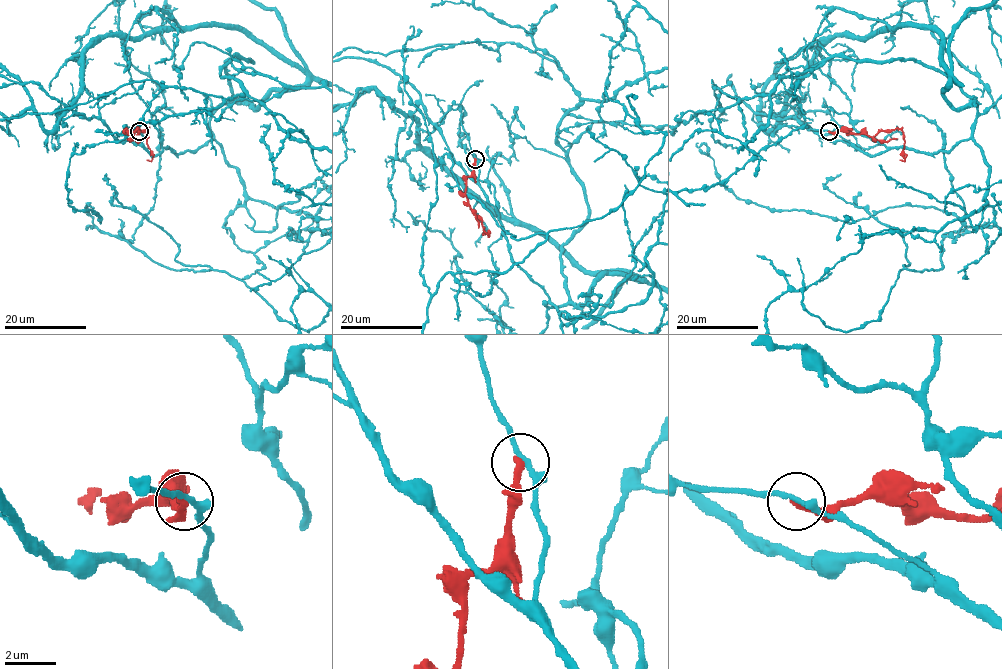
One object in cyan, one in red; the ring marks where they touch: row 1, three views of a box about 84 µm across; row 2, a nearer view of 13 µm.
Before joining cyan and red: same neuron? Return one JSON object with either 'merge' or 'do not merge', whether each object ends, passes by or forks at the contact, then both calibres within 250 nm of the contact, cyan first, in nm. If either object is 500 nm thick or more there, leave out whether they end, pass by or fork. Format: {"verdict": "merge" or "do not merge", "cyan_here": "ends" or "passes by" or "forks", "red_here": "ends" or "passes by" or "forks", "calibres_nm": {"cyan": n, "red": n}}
{"verdict": "do not merge", "cyan_here": "passes by", "red_here": "ends", "calibres_nm": {"cyan": 220, "red": 280}}

